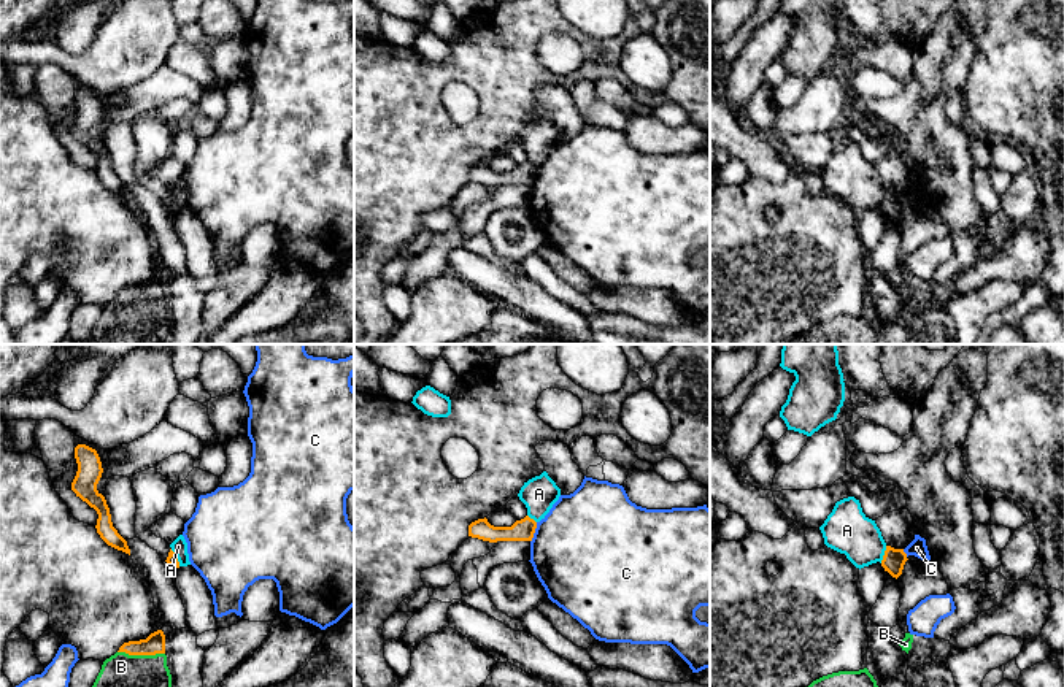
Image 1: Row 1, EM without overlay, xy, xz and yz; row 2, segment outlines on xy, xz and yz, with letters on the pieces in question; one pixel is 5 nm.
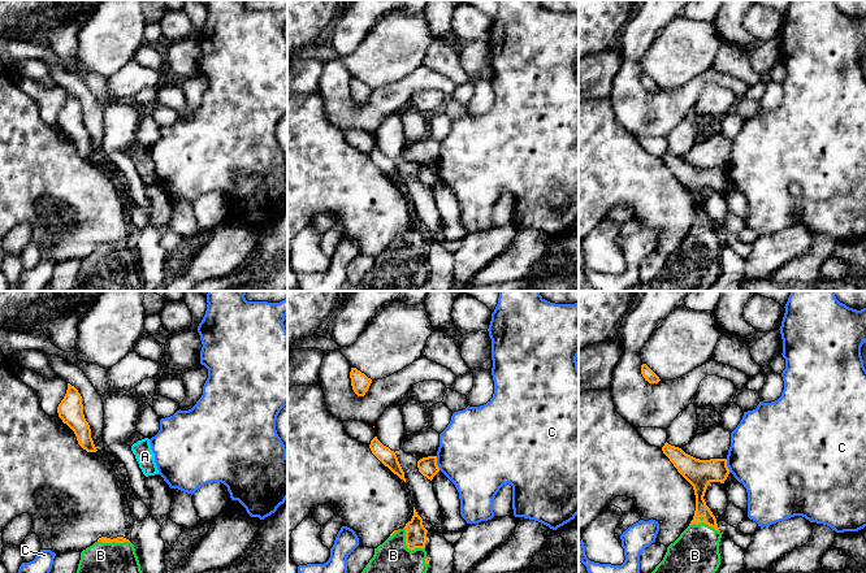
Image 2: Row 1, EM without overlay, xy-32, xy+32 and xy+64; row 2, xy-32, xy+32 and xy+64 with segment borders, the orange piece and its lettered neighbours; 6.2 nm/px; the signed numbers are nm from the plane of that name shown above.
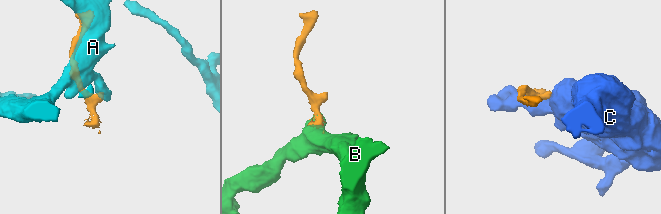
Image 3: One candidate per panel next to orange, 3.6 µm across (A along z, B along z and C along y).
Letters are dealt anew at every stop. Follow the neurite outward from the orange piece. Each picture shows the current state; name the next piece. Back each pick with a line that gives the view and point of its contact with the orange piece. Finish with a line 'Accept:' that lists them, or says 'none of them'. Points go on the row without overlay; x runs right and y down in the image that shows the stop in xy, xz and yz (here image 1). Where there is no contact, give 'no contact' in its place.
B: meets orange in xy at (142, 299)
Accept: B

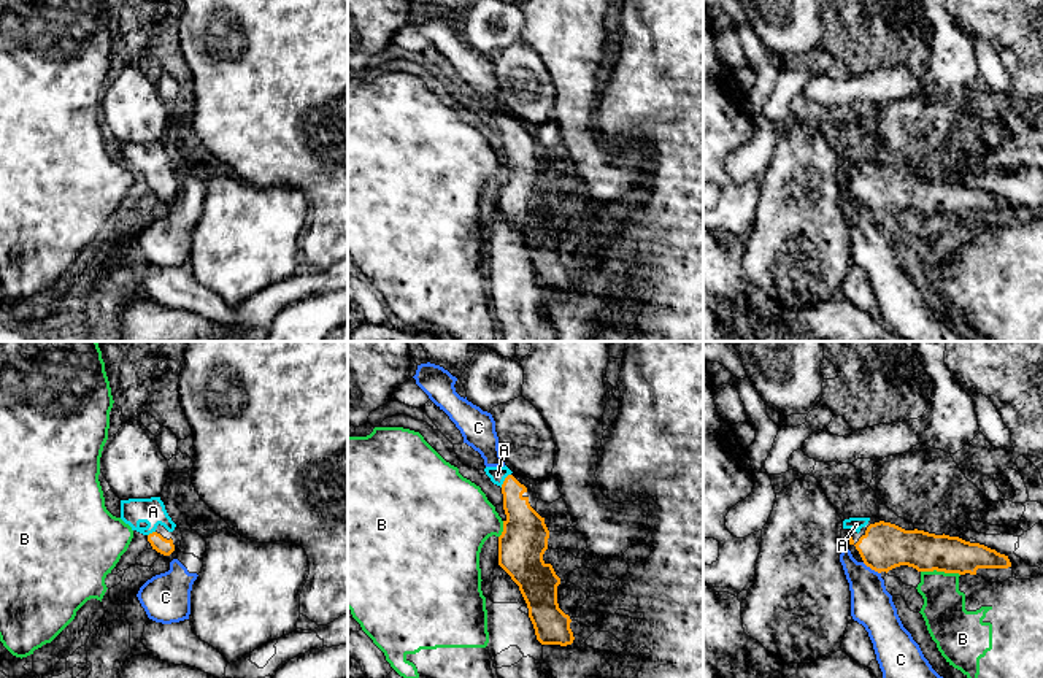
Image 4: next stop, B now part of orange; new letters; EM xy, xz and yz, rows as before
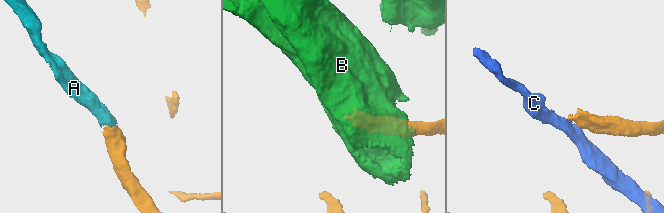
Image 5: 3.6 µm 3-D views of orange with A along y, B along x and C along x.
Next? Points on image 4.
A: meets orange in xz at (505, 124)
Accept: A

